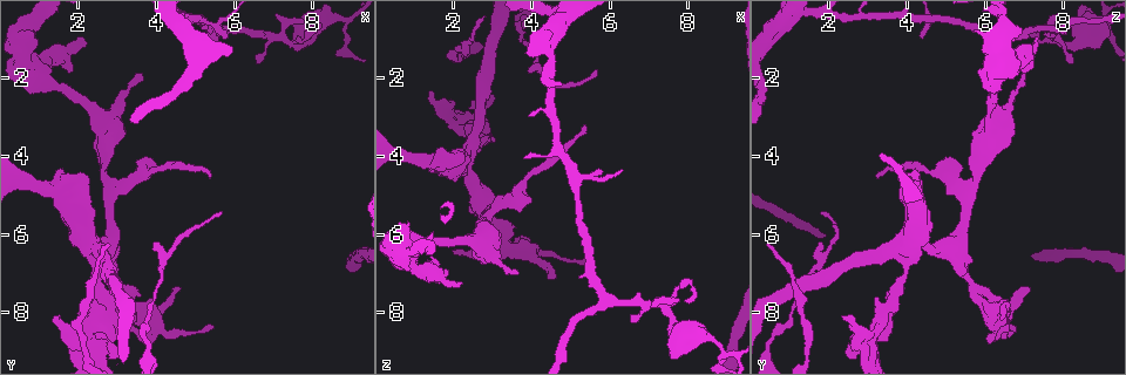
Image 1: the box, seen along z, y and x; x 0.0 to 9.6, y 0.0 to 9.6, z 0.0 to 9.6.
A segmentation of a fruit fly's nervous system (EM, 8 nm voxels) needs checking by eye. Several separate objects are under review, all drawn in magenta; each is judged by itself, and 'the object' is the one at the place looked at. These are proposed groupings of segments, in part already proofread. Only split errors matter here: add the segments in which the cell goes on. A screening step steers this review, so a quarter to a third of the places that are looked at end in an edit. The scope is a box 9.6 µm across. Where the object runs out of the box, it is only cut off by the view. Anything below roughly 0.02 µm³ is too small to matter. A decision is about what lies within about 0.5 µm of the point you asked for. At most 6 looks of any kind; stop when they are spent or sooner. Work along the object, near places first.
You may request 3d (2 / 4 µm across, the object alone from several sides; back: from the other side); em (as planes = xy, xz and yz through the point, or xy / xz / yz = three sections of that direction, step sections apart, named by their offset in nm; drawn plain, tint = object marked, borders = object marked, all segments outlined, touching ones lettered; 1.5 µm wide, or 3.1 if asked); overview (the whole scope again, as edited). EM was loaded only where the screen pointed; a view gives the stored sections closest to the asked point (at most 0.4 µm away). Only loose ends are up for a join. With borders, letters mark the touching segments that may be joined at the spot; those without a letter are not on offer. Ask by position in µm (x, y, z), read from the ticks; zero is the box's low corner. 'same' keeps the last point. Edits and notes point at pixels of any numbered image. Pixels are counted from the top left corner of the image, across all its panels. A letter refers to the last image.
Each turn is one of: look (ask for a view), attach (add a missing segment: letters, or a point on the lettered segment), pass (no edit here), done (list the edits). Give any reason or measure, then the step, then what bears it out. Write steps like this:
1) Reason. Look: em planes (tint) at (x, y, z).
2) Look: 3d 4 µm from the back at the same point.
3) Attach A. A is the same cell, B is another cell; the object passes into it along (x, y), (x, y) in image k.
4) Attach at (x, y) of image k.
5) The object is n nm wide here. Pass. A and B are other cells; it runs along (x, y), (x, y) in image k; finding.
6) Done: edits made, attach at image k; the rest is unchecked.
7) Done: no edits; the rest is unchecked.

An open end. Look: em planes (borders) at (2.80, 3.40, 6.70).

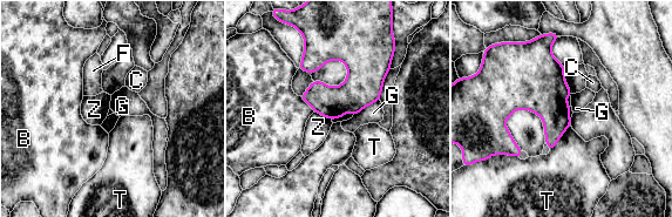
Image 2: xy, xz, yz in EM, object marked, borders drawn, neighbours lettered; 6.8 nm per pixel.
Pass. B, C, F, G, T and Z are other cells; a border runs along (488, 157), (514, 155), (518, 158) in image 2; no lettered segment goes on from it.

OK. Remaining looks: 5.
An open end. Look: 3d 4 µm at (3.60, 8.80, 6.15).

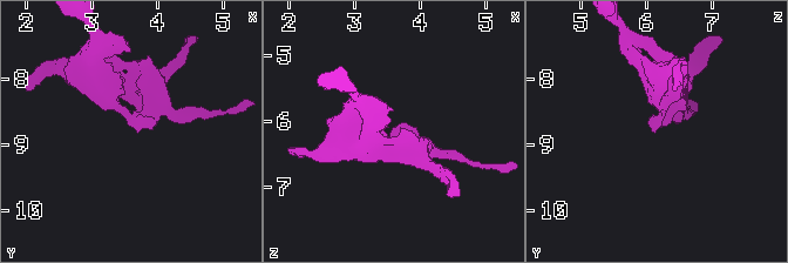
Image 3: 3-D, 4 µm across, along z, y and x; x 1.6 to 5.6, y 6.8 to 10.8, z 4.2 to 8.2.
Look: em planes (borders) at (3.65, 8.75, 6.20).

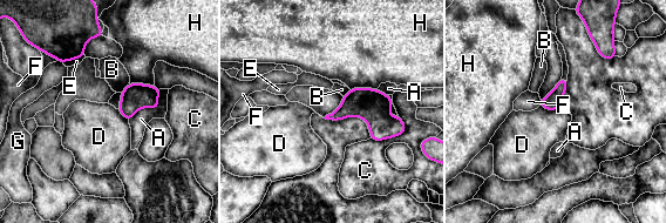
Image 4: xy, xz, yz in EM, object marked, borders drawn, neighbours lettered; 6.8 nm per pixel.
Pass. A, B, C, D, E, F, G and H are other cells; a border runs along (541, 105), (548, 109), (561, 108) in image 4; none of them fits.

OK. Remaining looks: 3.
Tapers out. Look: 3d 2 µm at (5.75, 5.40, 1.75).

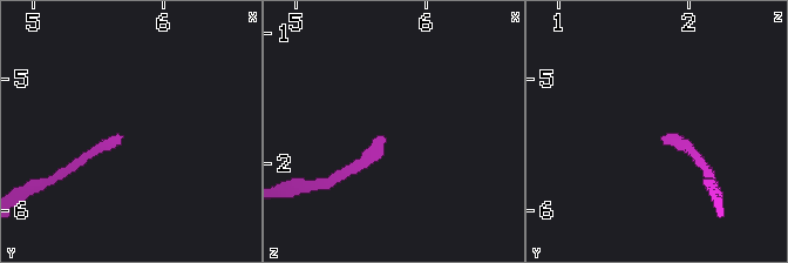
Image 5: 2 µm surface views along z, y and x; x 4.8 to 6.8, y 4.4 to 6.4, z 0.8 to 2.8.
Look: em xy step 4 (tint) at (5.68, 5.44, 1.82).

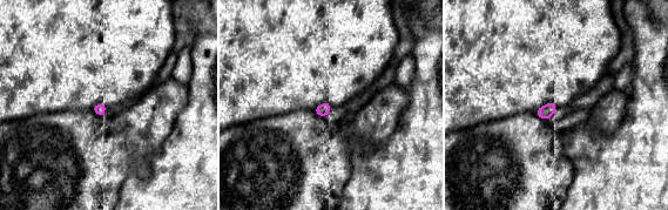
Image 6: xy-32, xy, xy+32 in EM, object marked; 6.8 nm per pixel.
See the neighbours. Look: em xy step 4 (borders) at the same point.

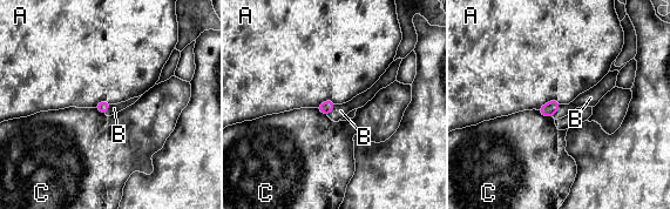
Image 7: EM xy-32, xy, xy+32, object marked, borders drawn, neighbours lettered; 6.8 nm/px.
The object is 80 nm wide here. Attach at (590, 98) of image 7. B is the same cell, A and C are other cells; it goes on there.

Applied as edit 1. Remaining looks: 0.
Done: edits made, attach at image 7; the rest is unchecked.

